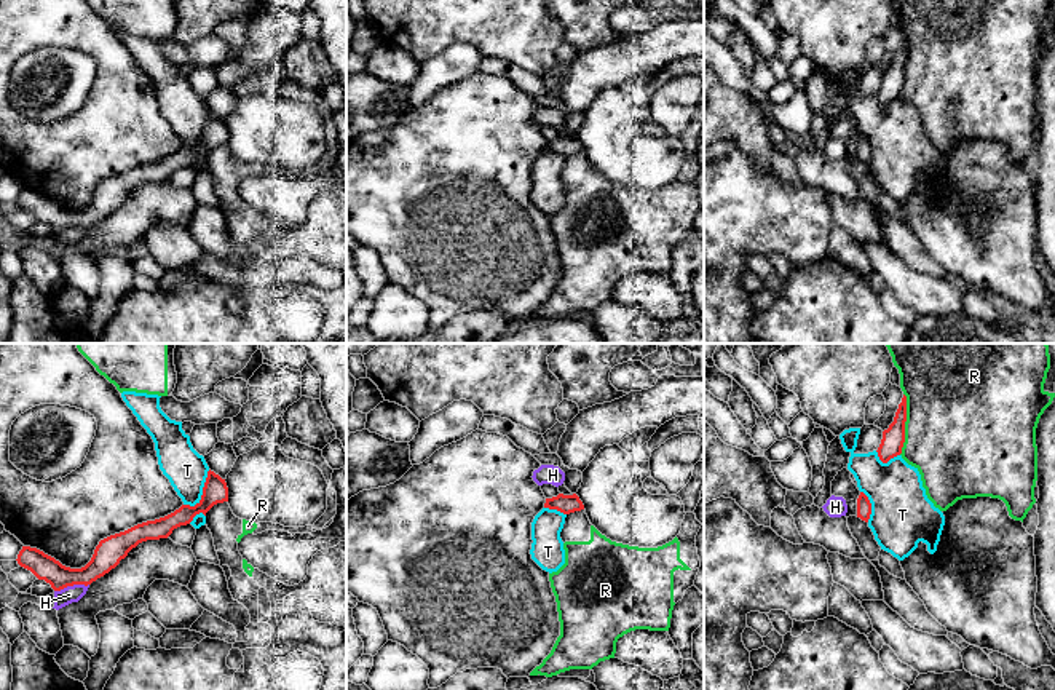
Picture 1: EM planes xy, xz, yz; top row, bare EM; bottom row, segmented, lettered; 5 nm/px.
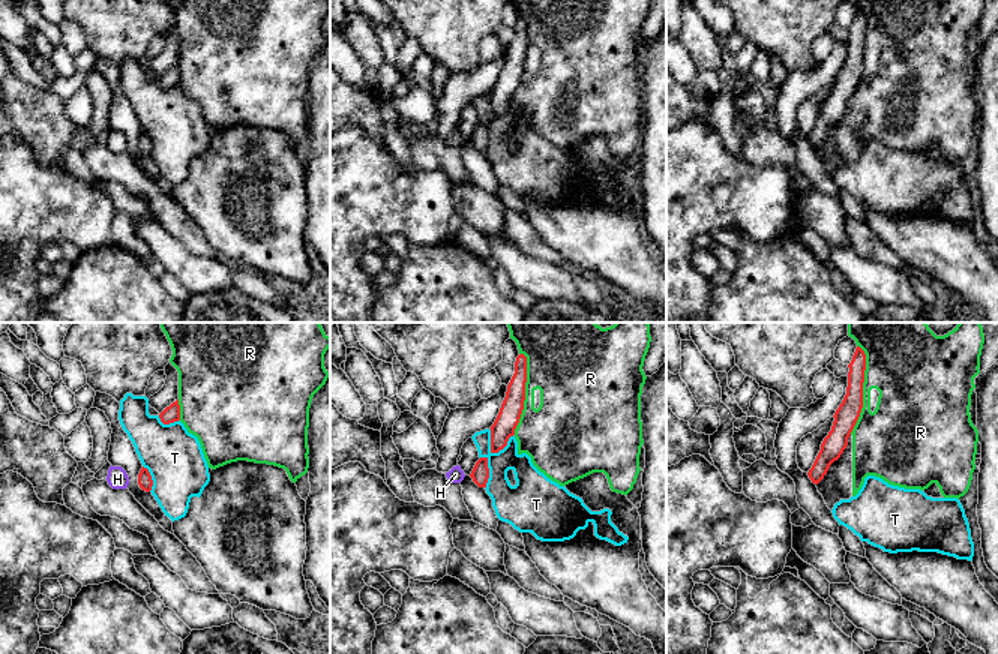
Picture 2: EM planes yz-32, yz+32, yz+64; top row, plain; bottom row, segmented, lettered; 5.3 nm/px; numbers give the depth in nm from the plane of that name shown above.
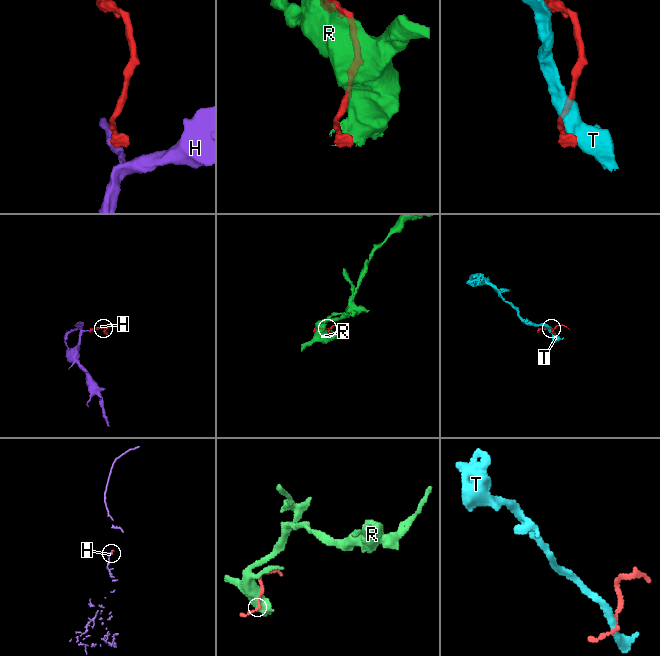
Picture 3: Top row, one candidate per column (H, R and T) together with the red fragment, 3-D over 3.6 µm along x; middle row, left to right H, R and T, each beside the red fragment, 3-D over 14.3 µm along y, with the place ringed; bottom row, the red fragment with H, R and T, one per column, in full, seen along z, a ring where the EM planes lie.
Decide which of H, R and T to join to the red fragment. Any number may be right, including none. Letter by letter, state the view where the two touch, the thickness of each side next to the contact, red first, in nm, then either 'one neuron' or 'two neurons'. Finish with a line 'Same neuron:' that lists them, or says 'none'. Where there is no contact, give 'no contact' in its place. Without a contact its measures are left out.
H: xy | 140/90 nm | two neurons
R: yz | 110/480 nm | two neurons
T: xy | 120/200 nm | two neurons
Same neuron: none

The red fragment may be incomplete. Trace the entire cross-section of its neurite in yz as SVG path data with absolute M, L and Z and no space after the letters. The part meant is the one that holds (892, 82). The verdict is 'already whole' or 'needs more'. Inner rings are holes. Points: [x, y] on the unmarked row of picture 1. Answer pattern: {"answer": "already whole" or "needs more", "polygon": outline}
{"answer": "already whole", "polygon": "M903 37L902 45L895 54L894 64L887 72L883 73L883 81L878 89L878 99L883 105L902 96L905 85L905 64L907 64L907 38Z"}

